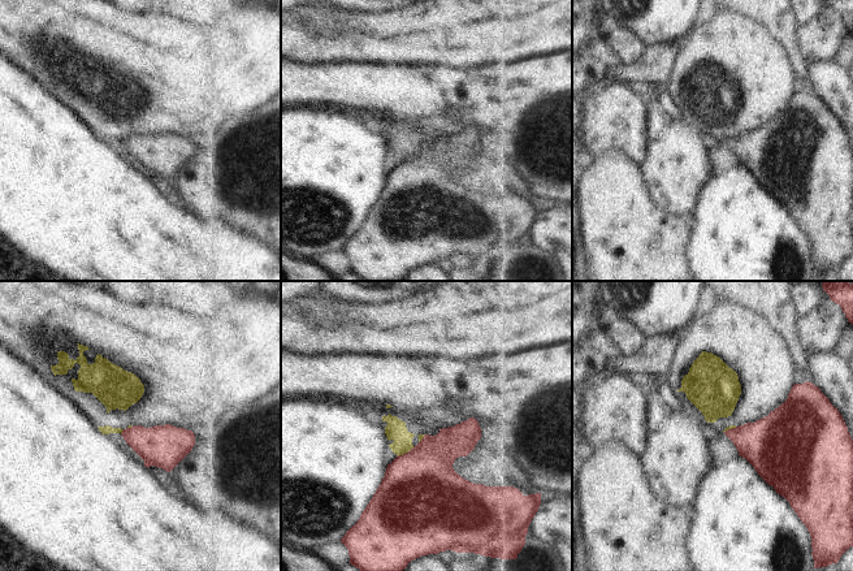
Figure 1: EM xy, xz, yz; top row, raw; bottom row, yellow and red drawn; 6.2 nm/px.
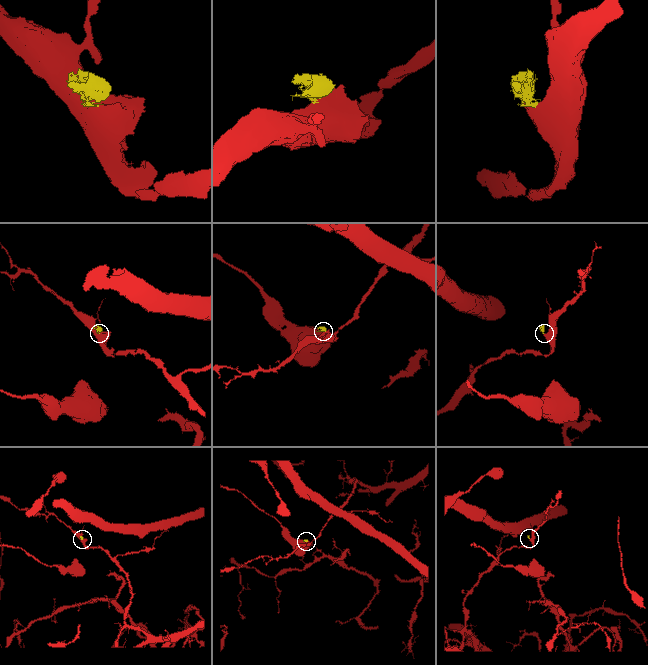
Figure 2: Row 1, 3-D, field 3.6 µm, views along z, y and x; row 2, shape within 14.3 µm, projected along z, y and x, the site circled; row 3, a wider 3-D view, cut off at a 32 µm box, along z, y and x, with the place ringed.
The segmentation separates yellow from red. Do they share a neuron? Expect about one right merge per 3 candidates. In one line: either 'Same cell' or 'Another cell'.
Another cell

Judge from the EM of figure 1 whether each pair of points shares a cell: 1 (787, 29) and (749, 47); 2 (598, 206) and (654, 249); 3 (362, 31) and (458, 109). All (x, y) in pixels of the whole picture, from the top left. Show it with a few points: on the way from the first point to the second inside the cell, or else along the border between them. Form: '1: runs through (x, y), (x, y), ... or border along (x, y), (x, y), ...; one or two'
1: border along (748, 17), (769, 30), (789, 61); two
2: runs through (613, 215), (632, 234), (640, 234); one
3: border along (372, 61), (379, 64), (433, 64); two

